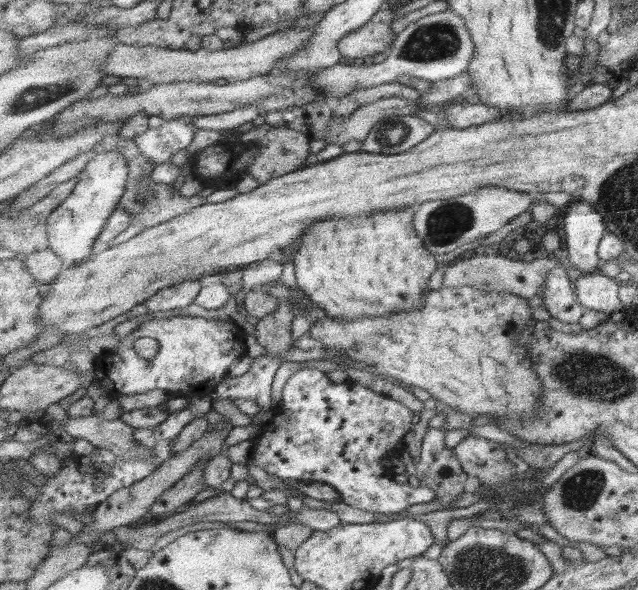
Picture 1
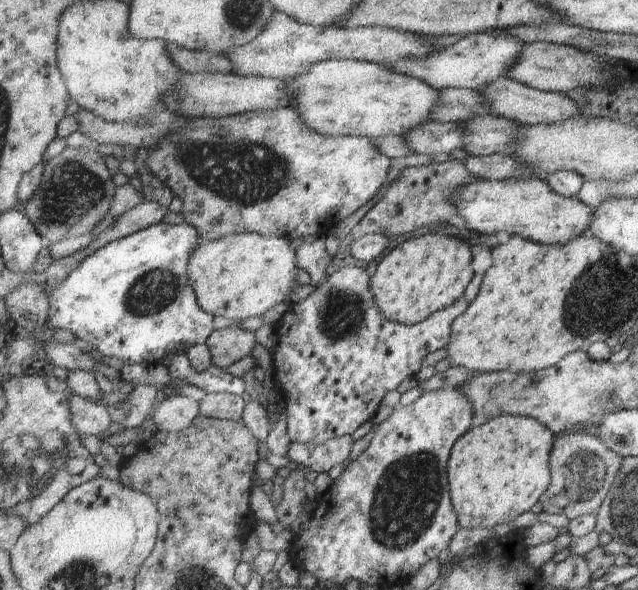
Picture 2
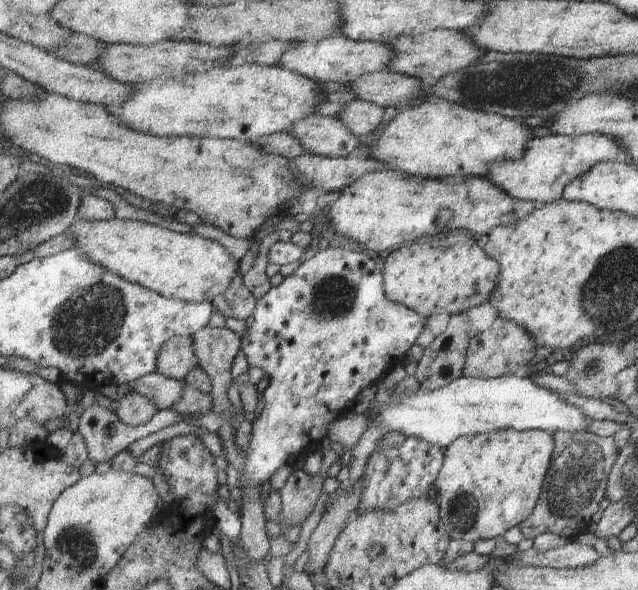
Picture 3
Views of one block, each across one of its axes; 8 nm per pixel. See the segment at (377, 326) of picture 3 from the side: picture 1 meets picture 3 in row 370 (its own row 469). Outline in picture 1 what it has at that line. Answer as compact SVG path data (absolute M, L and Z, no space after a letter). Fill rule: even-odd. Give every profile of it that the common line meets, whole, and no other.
M312 367L304 368L303 370L299 370L299 372L293 374L293 376L287 381L283 391L283 400L281 405L279 405L278 409L275 410L271 420L262 426L263 431L259 435L258 442L253 445L253 451L249 462L251 464L255 464L255 466L259 466L259 468L262 468L263 471L267 472L267 474L271 474L281 480L295 480L298 482L311 481L329 485L333 487L333 489L337 490L343 502L351 504L351 506L355 508L373 512L374 514L389 516L394 513L405 512L405 510L407 510L409 506L413 506L413 504L431 502L431 500L437 496L437 493L427 486L422 487L420 485L415 488L415 486L411 486L411 484L408 483L403 485L399 484L399 482L395 482L393 478L394 473L390 470L390 466L388 466L389 460L392 456L399 459L401 454L403 454L403 451L406 450L403 438L405 438L405 434L407 434L407 432L409 432L412 428L415 428L417 424L419 424L419 415L417 413L413 413L409 410L409 408L407 408L407 406L405 406L405 404L401 404L401 402L397 402L397 400L393 400L393 398L390 398L383 393L374 392L368 387L361 386L361 384L357 383L337 383L333 381L332 378L329 378L329 375L326 372L321 372L321 370L317 370L317 368ZM382 460L386 460L387 464L385 464L385 466L381 466Z

